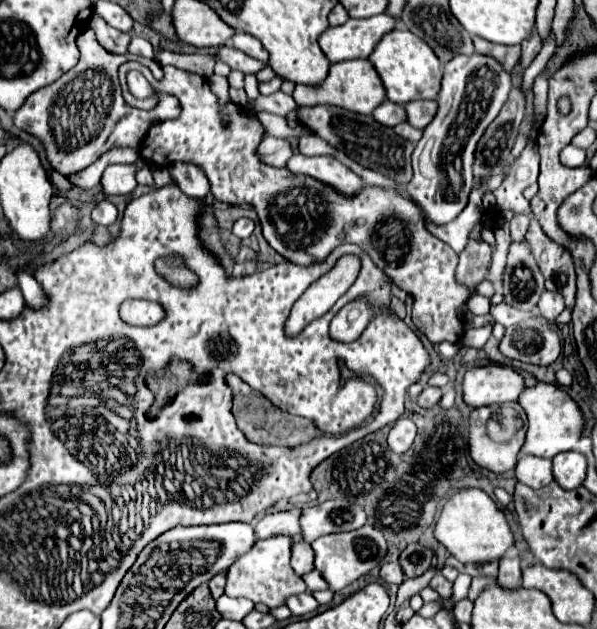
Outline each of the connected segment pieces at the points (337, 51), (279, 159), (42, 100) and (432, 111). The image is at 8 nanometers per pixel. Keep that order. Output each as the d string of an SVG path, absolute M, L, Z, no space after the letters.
M375 15L367 19L349 19L345 25L329 27L319 45L331 63L347 59L365 59L373 53L383 35L397 27L397 19L391 15Z
M265 135L265 139L261 141L261 147L257 149L257 155L261 157L263 163L267 163L271 167L285 167L293 155L293 149L287 139L277 139L277 137Z
M87 27L87 31L77 37L77 47L81 51L79 63L61 75L55 83L31 93L23 107L13 113L15 125L35 135L43 143L53 169L65 177L81 171L85 165L91 165L95 159L99 159L99 153L105 153L111 147L139 149L149 127L167 121L159 119L159 113L155 111L143 111L127 105L117 77L119 65L125 61L139 61L151 69L155 79L161 79L163 71L157 61L137 55L113 55L105 51L91 27Z
M413 101L407 103L405 107L407 107L407 121L417 129L425 129L437 115L437 101Z

